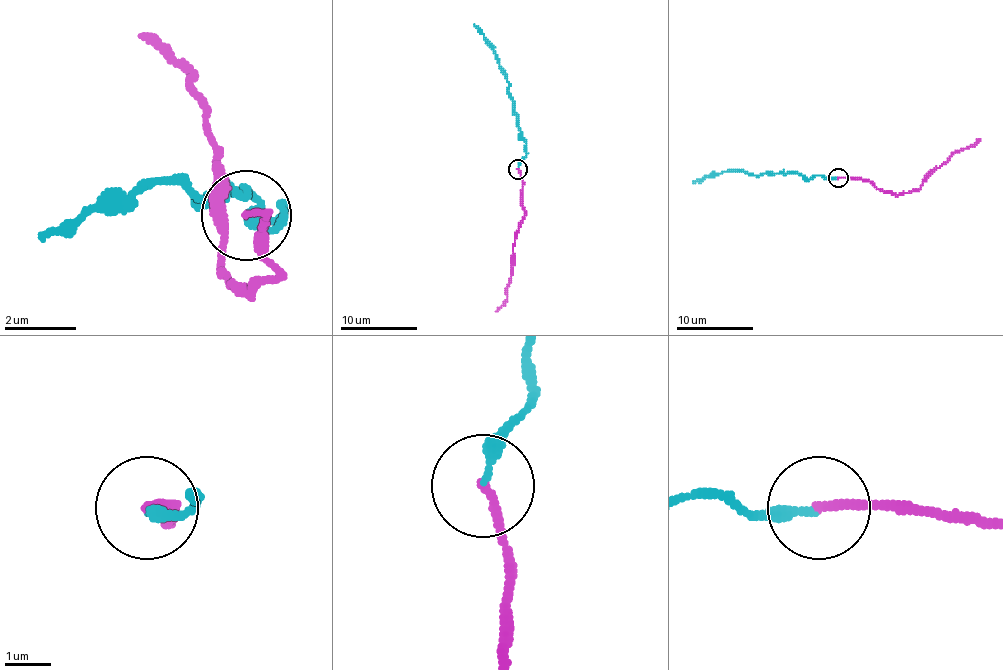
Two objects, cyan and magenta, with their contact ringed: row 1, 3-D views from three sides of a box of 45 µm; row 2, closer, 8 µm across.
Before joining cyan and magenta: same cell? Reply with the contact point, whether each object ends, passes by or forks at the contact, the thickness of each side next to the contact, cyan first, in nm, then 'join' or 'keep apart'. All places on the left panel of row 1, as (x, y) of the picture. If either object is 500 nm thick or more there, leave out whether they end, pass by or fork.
place (246, 215); cyan ends; magenta ends; calibres 240 and 200 nm; keep apart

